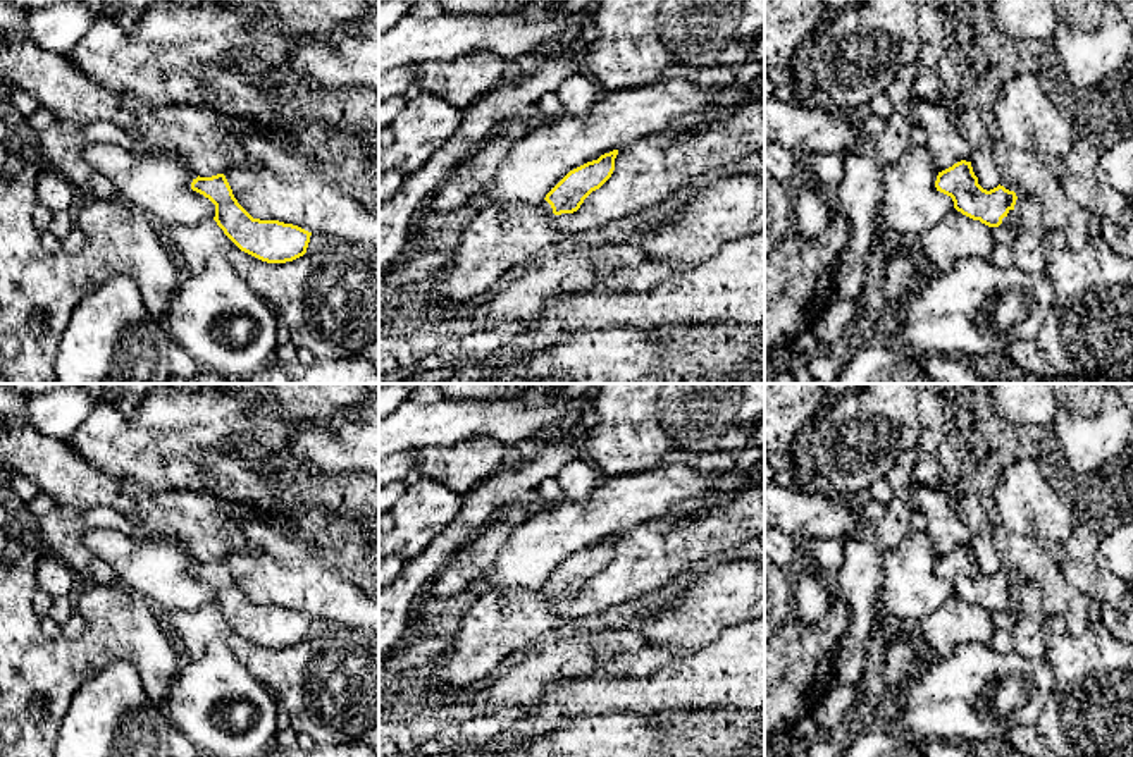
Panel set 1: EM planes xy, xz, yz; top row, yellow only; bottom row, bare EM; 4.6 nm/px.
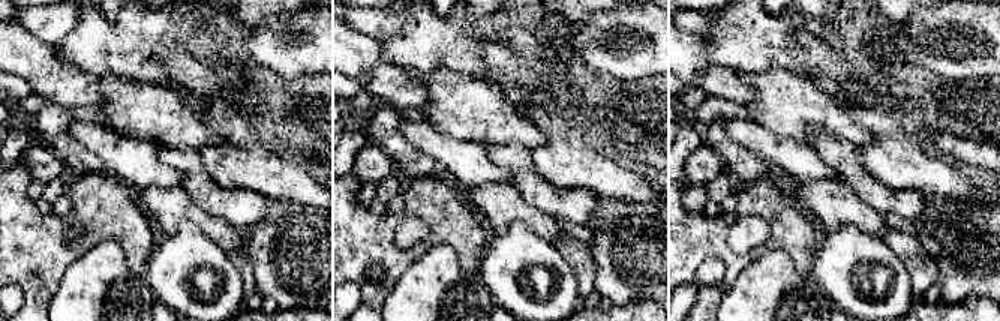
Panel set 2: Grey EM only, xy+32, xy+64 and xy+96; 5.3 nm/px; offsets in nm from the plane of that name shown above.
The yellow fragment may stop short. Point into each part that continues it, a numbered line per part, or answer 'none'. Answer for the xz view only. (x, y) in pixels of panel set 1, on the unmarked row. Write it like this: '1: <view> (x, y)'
1: xz (501, 621)

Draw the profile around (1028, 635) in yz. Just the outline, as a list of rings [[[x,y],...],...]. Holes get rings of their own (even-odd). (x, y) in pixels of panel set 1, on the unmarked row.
[[[1018,582],[1012,611],[1016,614],[1016,623],[1011,630],[1014,650],[1030,661],[1045,659],[1043,623],[1047,614],[1040,590],[1033,583]]]

